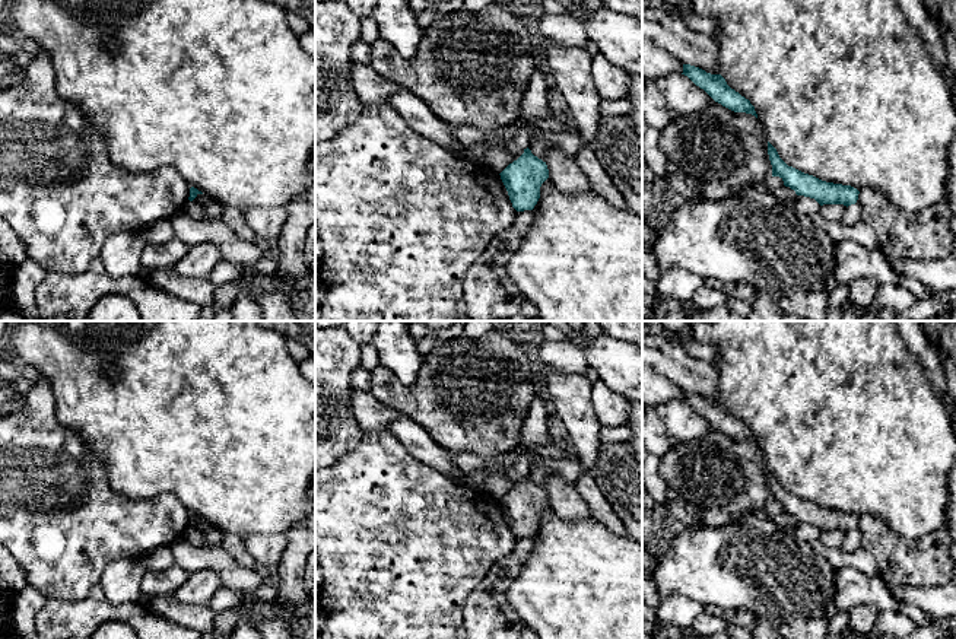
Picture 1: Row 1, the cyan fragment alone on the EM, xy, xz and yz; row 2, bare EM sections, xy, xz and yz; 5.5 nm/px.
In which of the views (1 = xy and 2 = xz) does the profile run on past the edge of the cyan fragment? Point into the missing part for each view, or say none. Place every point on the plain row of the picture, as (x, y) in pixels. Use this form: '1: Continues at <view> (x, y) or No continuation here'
1: No continuation here
2: No continuation here

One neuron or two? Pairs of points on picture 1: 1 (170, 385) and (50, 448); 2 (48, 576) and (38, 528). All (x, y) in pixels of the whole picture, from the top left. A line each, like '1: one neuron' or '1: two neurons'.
1: two neurons
2: one neuron

